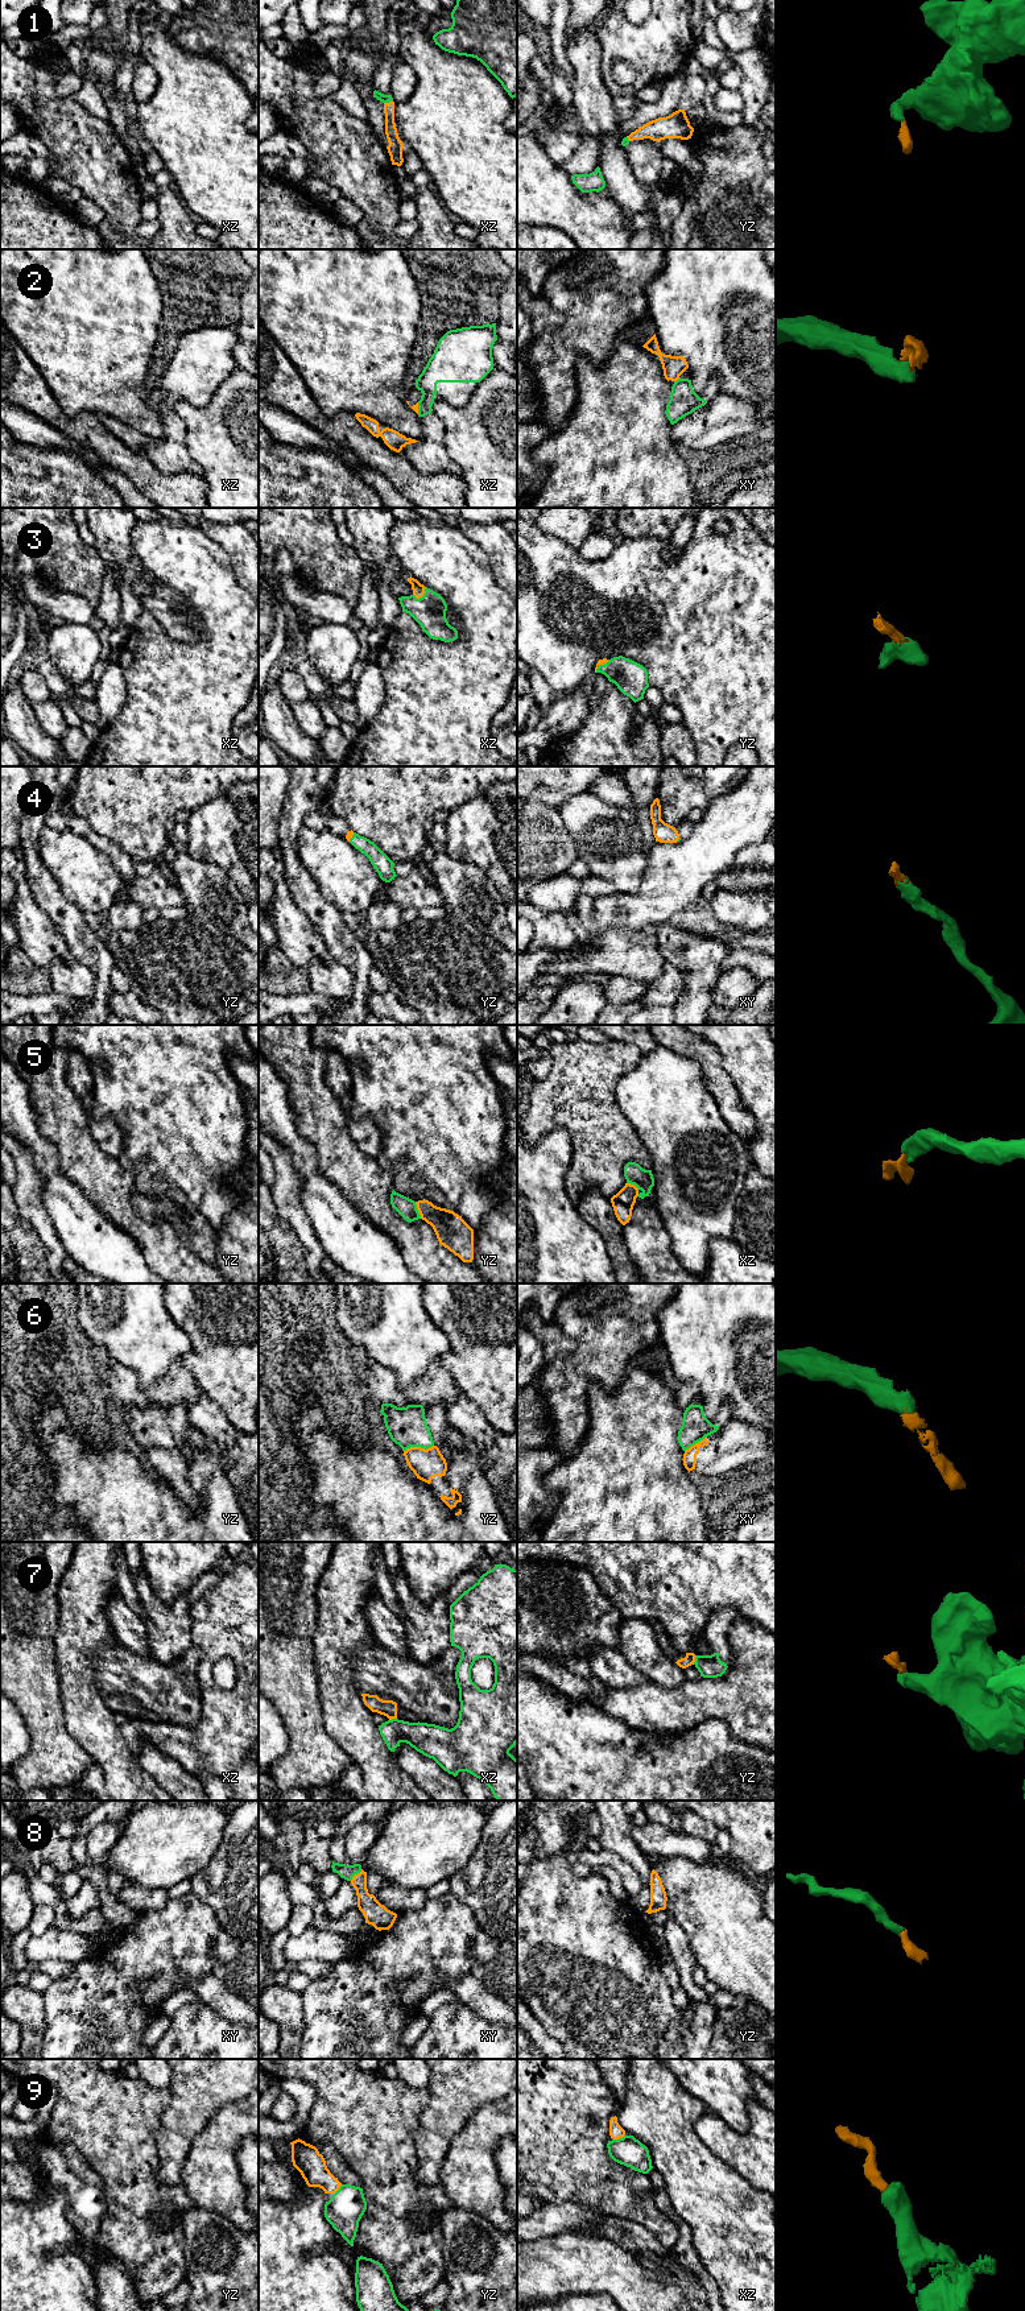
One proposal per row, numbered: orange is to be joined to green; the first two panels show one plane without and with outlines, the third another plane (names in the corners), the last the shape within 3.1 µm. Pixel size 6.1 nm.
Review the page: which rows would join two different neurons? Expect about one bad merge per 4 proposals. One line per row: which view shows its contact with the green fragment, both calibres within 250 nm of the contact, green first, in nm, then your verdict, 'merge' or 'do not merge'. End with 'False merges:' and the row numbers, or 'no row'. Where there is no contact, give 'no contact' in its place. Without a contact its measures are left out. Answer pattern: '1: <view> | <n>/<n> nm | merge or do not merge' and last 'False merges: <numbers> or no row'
1: xz | 50/80 nm | merge
2: xy | 170/130 nm | do not merge
3: xz | 200/80 nm | merge
4: yz | 110/40 nm | merge
5: yz | 120/200 nm | merge
6: yz | 240/180 nm | do not merge
7: yz | 140/70 nm | do not merge
8: xy | 90/130 nm | merge
9: xz | 180/90 nm | merge
False merges: 2, 6, 7

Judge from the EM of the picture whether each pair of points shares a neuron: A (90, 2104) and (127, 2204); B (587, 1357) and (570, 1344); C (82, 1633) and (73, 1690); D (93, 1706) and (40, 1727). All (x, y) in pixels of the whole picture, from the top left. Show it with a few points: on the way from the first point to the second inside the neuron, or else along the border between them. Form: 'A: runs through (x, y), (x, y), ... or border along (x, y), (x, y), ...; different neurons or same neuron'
A: runs through (114, 2129), (127, 2159), (127, 2179); same neuron
B: border along (556, 1323), (575, 1343), (575, 1348), (549, 1360); different neurons
C: runs through (75, 1648), (75, 1675); same neuron
D: border along (60, 1686), (65, 1728), (79, 1744); different neurons

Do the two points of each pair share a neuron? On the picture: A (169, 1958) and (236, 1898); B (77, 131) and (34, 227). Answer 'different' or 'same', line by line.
A: different
B: different

